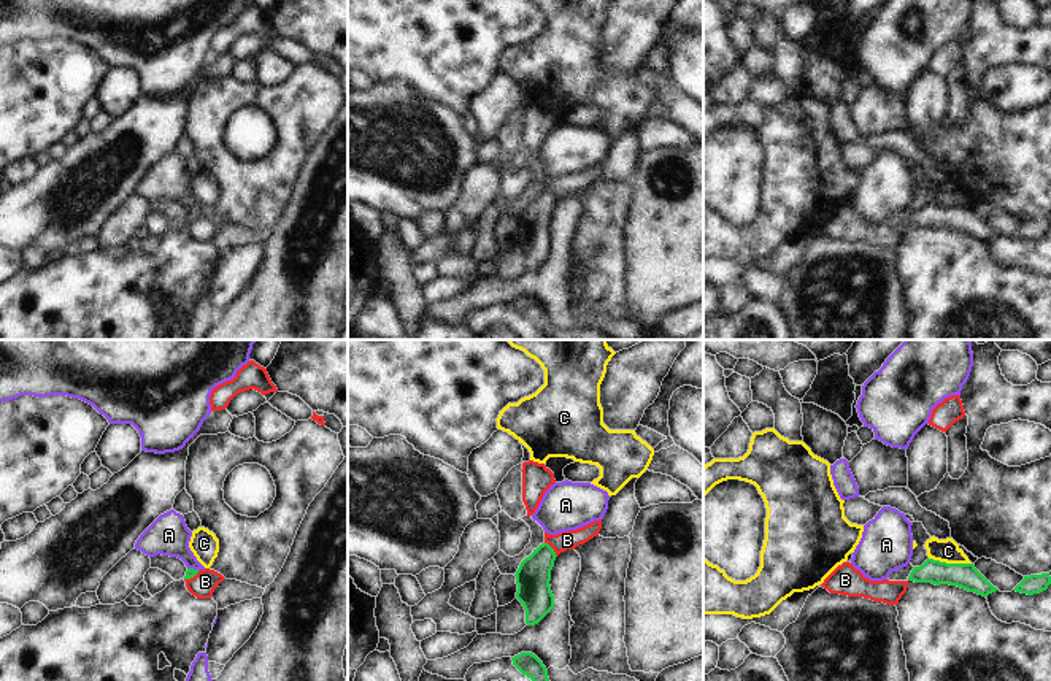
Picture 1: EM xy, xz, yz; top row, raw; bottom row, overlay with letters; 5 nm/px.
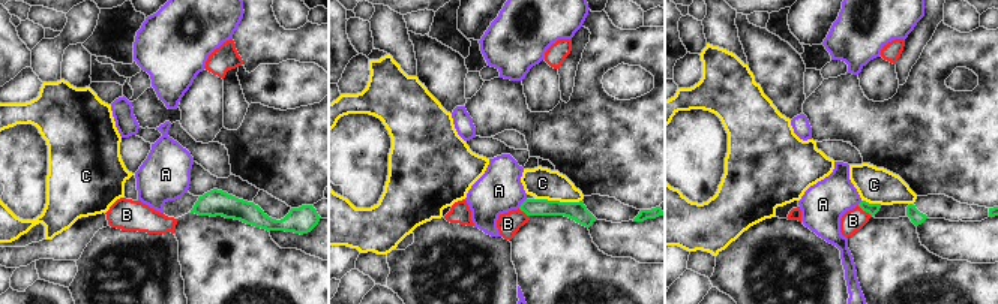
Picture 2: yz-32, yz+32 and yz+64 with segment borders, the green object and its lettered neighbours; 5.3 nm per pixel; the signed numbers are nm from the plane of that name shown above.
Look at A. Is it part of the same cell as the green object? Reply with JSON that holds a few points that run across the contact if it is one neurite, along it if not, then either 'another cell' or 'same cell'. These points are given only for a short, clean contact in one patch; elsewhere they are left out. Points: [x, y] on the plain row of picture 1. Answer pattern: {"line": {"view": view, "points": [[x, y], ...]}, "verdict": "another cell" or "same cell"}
{"line": {"view": "xy", "points": [[191, 216], [192, 213], [191, 205], [169, 180]]}, "verdict": "same cell"}

